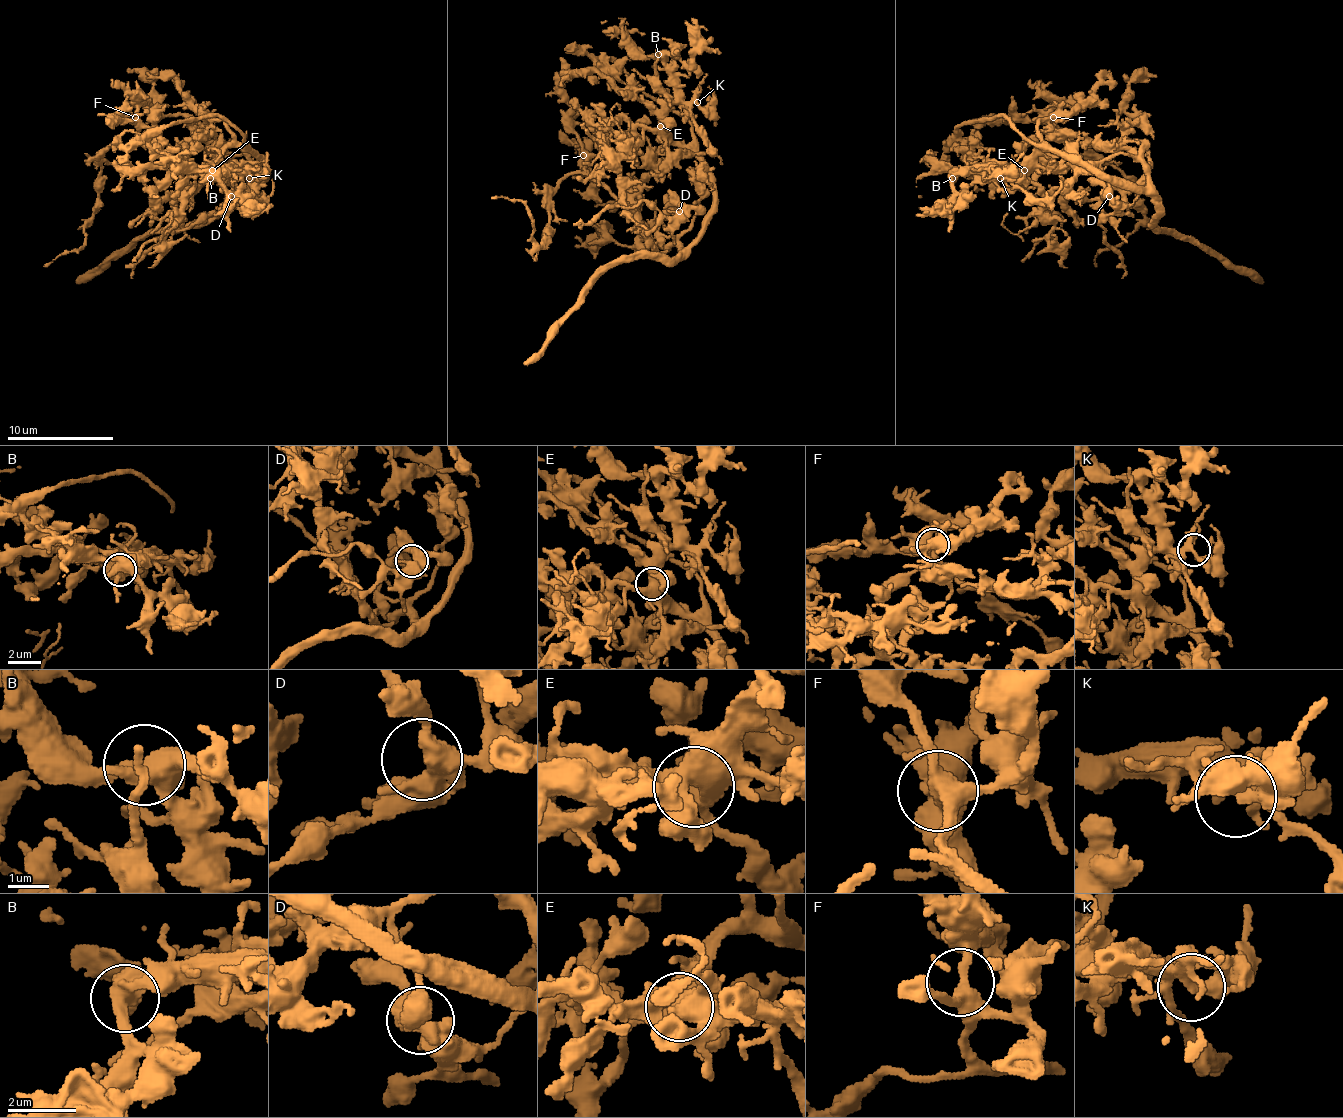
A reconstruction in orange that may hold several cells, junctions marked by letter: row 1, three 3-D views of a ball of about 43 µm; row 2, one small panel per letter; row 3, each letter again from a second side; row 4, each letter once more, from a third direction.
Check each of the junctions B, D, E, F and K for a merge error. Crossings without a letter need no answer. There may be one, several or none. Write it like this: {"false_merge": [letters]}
{"false_merge": []}

